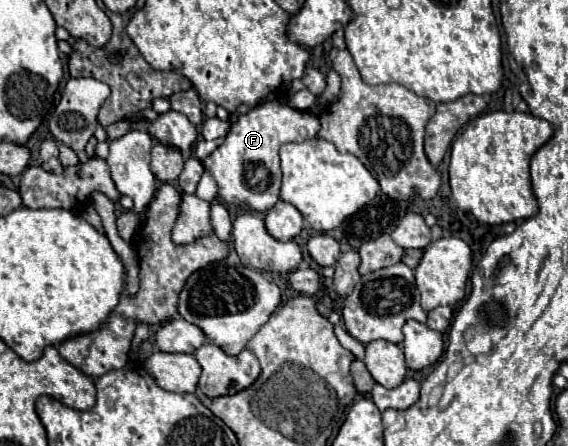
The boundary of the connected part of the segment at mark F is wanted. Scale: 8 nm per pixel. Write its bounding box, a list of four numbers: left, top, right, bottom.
[202,102,320,212]

